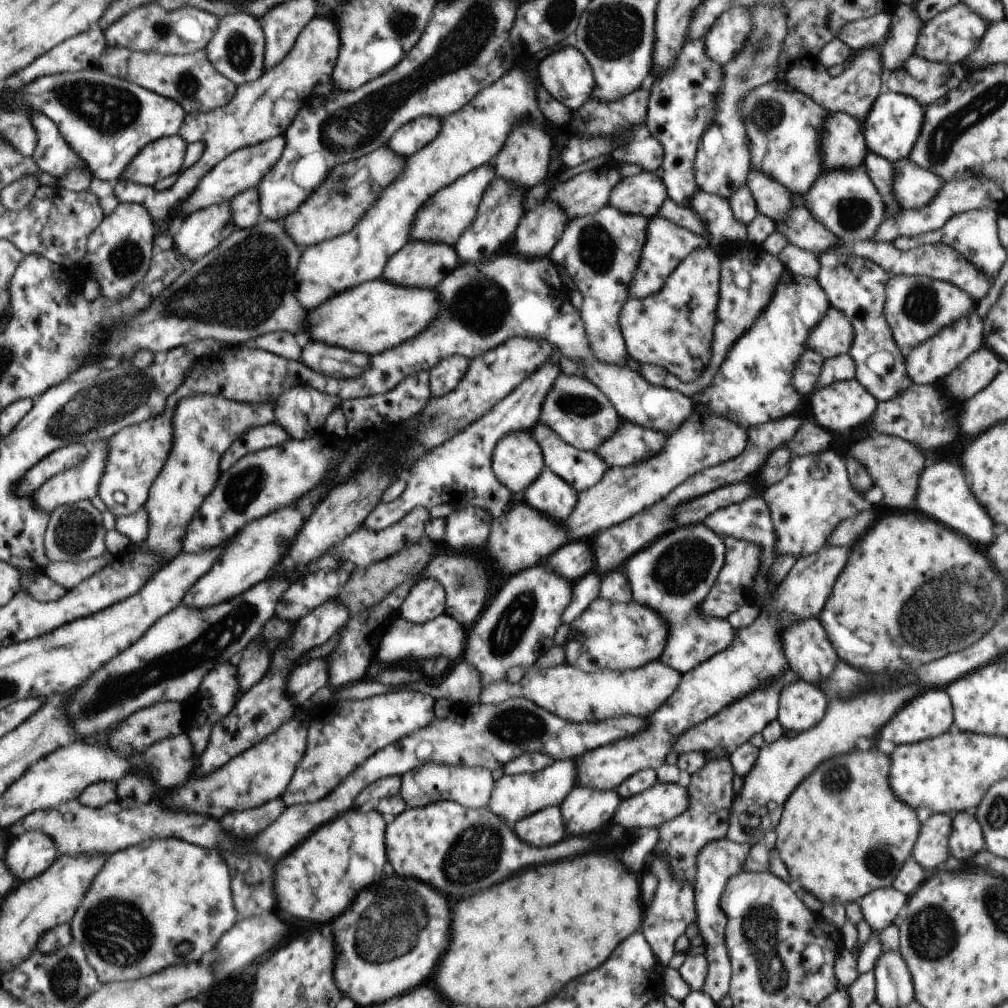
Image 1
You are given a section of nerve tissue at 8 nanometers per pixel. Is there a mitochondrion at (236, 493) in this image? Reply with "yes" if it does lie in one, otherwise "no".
yes

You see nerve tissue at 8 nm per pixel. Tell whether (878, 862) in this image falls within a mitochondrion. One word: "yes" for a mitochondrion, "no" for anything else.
yes

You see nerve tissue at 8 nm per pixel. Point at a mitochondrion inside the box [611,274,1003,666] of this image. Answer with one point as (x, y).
(962, 599)

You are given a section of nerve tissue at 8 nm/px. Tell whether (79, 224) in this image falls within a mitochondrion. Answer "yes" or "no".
no

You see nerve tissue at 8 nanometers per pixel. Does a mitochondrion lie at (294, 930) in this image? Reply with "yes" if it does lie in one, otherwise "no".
no

